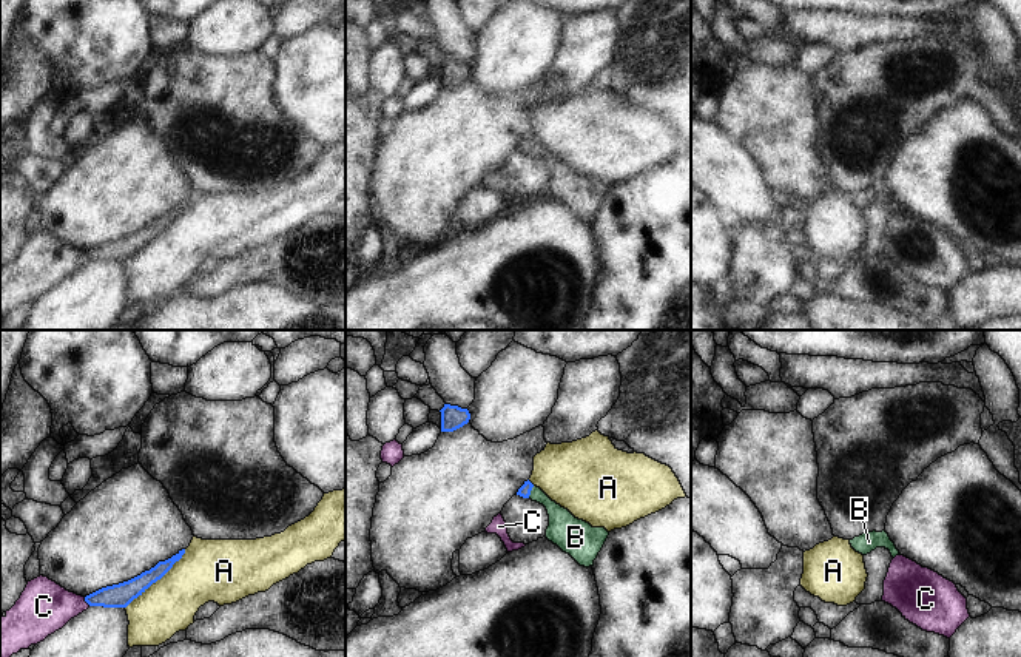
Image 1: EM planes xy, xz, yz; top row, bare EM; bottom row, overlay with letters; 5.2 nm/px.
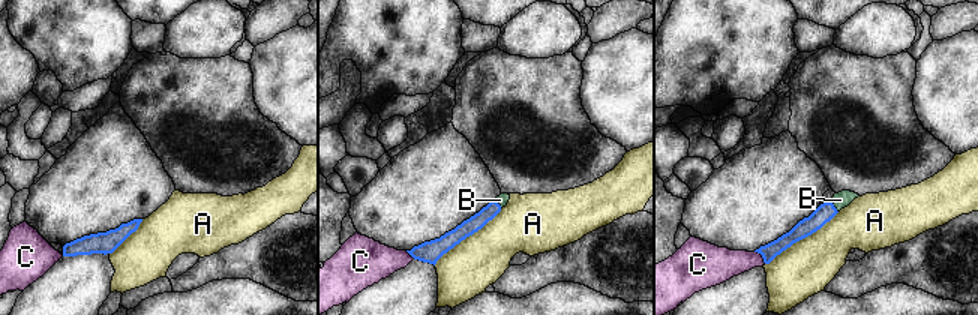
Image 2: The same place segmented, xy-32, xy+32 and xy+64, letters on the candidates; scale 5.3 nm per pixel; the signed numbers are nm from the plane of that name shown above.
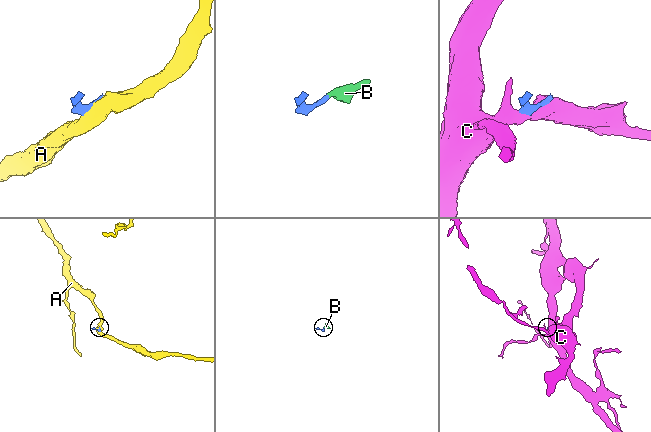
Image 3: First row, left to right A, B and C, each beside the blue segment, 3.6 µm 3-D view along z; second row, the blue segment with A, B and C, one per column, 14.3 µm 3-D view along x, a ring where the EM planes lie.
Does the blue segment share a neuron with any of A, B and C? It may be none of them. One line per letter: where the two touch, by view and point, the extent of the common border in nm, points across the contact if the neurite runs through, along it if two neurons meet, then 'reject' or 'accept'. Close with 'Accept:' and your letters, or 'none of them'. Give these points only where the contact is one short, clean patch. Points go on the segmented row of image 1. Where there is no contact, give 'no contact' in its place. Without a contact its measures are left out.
A: contact xy (156, 580); length 440 nm; border xy (185, 549), (159, 579), (125, 608); reject
B: contact xz (529, 492); length 70 nm; way xz (525, 491), (529, 492), (563, 526); accept
C: contact xy (87, 602); length 60 nm; reject
Accept: B

